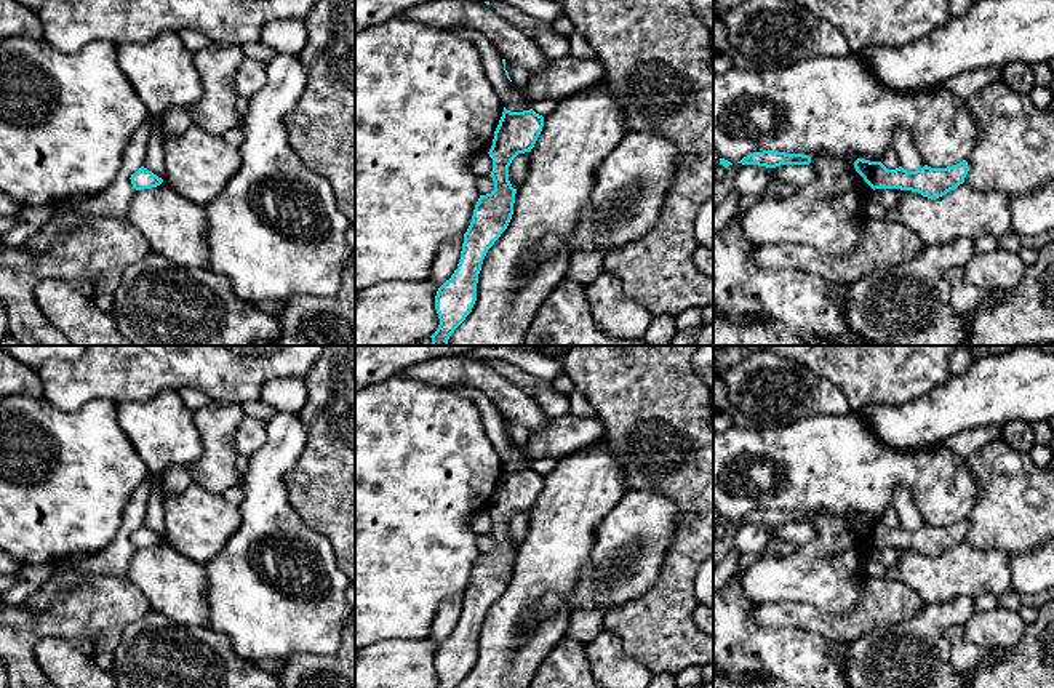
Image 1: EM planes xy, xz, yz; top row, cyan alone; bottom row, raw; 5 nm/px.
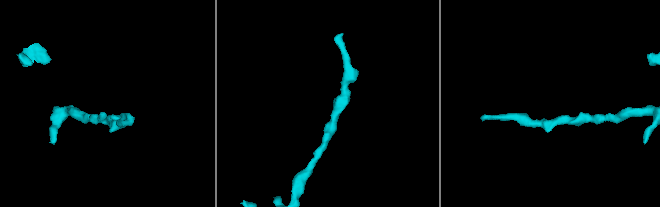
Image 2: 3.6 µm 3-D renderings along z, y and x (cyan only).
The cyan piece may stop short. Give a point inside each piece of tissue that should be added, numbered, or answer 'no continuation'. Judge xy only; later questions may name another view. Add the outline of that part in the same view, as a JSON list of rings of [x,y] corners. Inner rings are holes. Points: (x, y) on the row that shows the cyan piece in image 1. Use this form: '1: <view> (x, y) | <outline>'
no continuation

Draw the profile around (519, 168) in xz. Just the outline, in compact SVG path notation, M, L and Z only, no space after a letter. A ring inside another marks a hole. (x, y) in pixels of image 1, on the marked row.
M525 152L525 154L518 154L510 166L509 166L509 181L512 184L513 189L518 189L529 170L529 163L531 163L531 154Z

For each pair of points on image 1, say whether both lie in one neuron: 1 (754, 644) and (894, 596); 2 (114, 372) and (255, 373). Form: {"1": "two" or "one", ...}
{"1": "two", "2": "one"}

